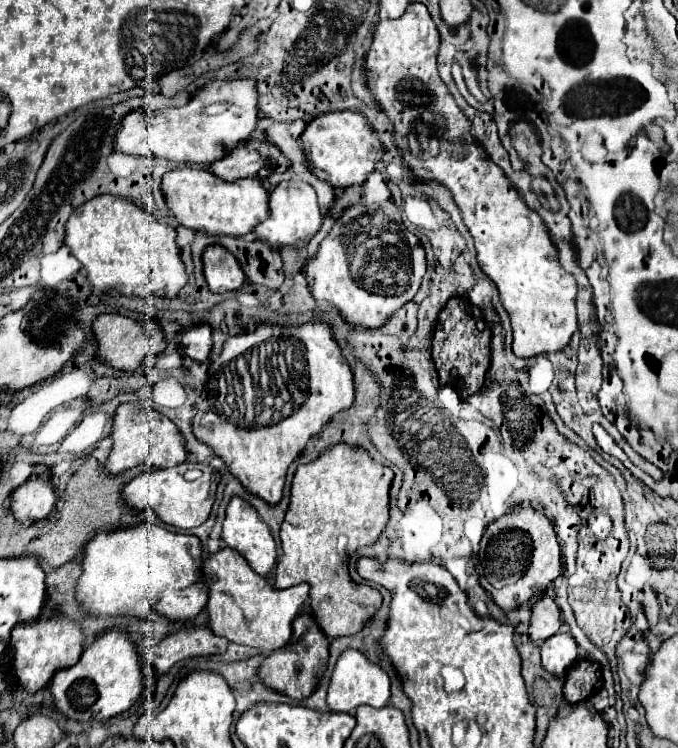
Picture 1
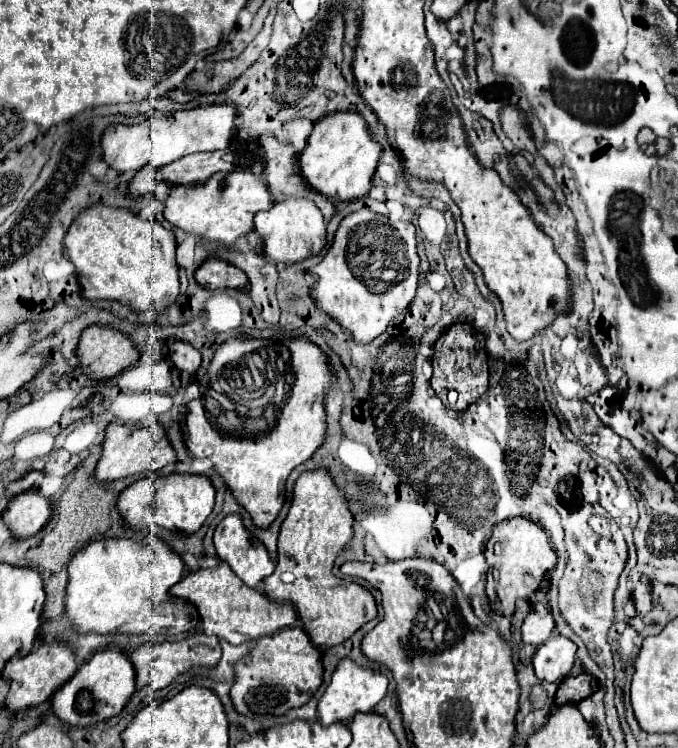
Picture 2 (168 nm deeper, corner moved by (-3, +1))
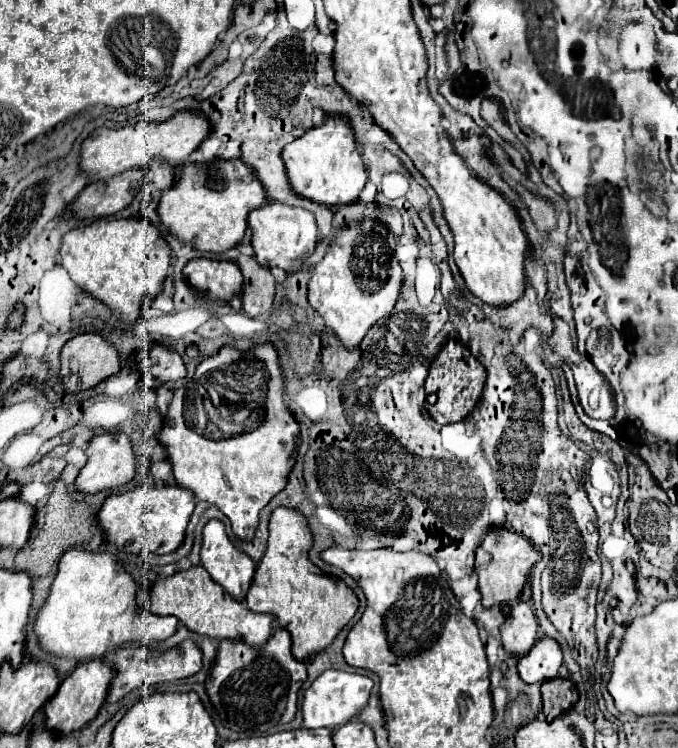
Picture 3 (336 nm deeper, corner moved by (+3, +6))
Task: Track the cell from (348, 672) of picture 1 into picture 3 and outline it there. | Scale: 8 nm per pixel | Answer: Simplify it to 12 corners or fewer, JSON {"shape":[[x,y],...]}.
{"shape":[[326,671],[304,691],[302,725],[334,731],[366,705],[372,679]]}

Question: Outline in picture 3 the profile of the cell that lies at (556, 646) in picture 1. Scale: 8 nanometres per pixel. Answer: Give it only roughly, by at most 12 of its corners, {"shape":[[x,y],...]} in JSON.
{"shape":[[542,637],[520,661],[526,683],[554,679],[560,645]]}

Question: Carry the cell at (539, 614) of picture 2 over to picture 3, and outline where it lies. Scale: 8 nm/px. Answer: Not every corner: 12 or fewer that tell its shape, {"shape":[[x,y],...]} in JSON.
{"shape":[[516,603],[500,625],[506,653],[526,655],[536,643],[530,603]]}

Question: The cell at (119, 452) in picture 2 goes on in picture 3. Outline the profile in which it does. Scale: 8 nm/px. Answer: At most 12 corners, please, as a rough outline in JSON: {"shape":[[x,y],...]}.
{"shape":[[124,433],[94,437],[74,483],[80,493],[126,485],[136,453]]}

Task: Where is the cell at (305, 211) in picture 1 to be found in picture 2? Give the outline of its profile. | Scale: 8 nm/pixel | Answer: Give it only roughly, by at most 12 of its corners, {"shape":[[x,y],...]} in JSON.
{"shape":[[286,198],[254,218],[264,256],[294,264],[326,244],[308,198]]}

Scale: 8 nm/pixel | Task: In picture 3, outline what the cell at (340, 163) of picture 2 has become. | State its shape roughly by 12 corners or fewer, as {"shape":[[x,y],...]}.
{"shape":[[326,117],[282,149],[292,191],[328,207],[368,179],[354,131]]}

